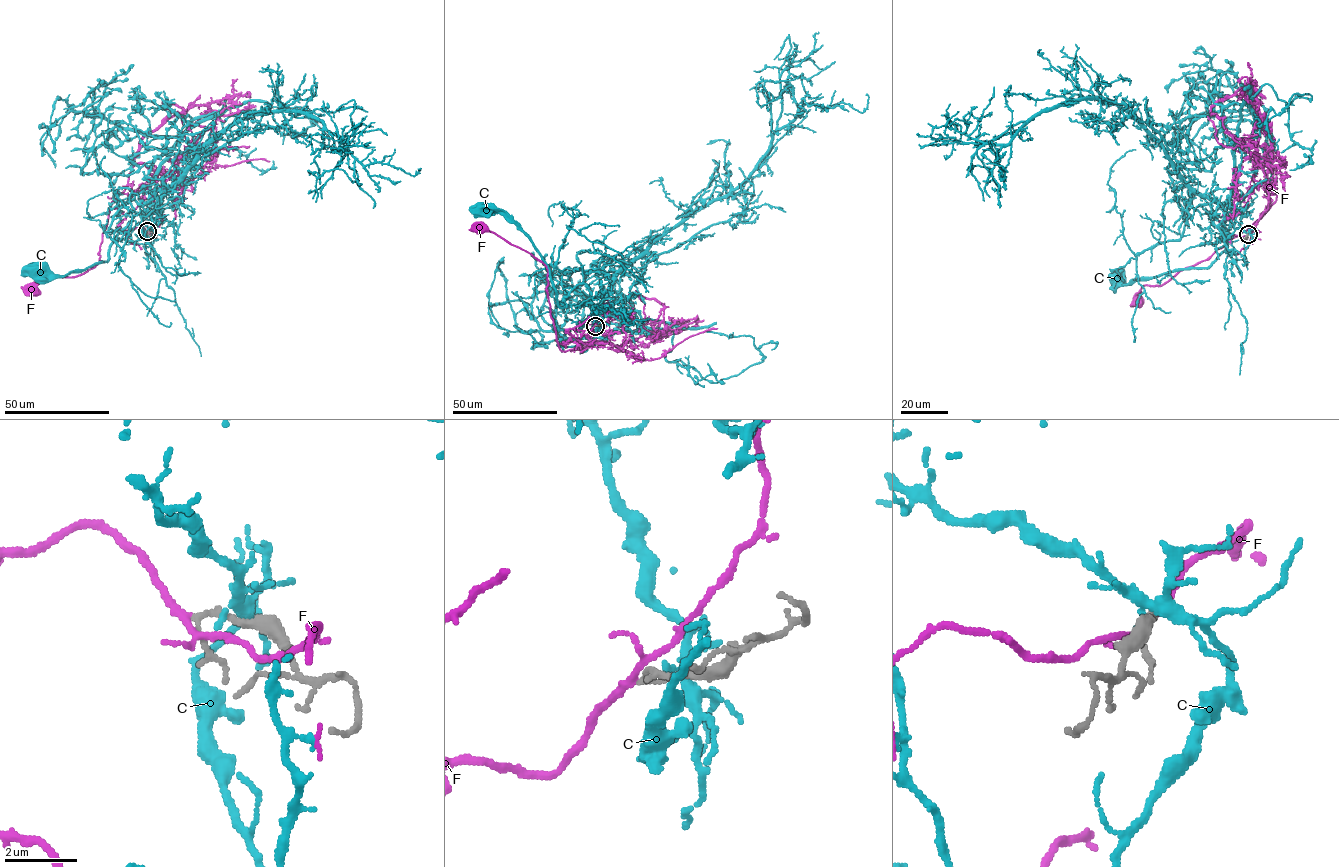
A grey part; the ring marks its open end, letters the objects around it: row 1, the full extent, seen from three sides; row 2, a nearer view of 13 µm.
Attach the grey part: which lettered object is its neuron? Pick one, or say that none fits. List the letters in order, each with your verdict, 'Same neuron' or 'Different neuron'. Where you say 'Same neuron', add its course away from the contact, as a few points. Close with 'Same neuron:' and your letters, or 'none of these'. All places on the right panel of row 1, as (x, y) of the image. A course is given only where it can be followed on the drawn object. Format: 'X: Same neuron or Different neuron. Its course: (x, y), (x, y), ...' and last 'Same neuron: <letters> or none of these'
C: Different neuron
F: Same neuron. Its course: (1247, 235), (1268, 208), (1265, 182), (1273, 182), (1276, 200), (1249, 228), (1161, 285), (1144, 285), (1137, 301)
Same neuron: F

